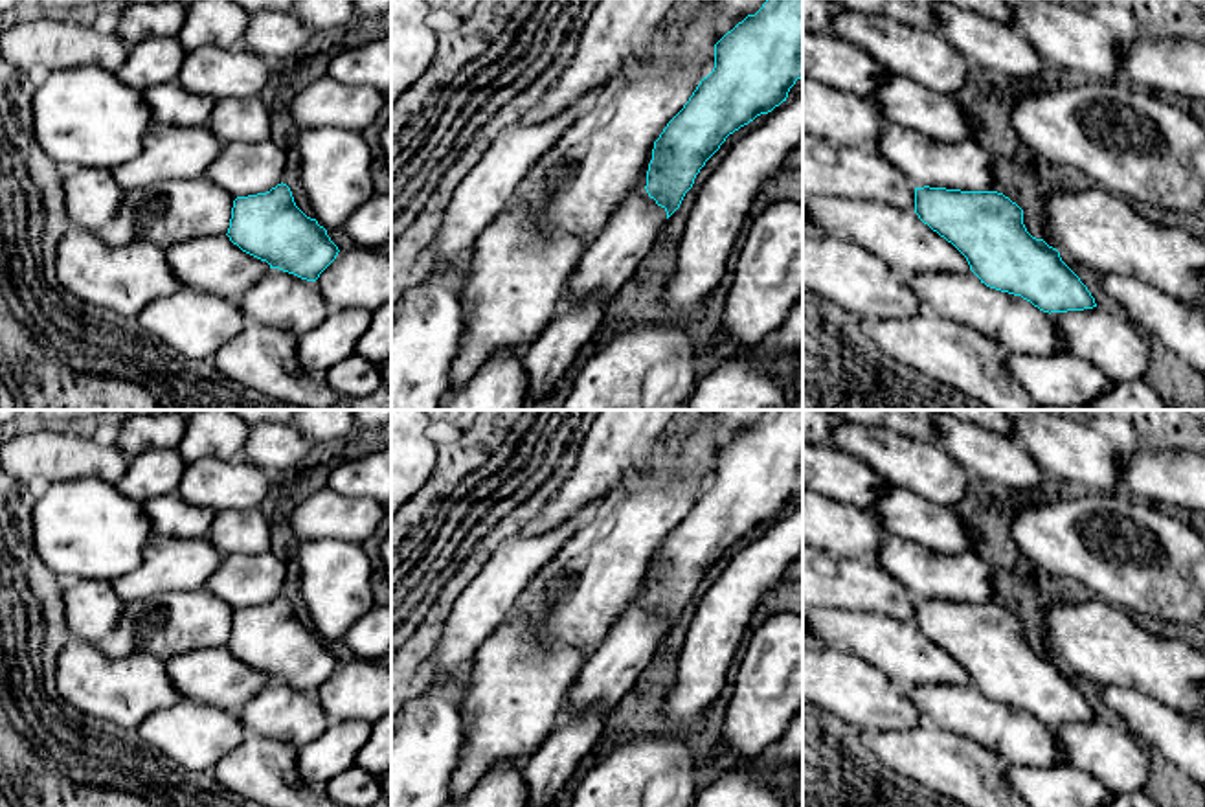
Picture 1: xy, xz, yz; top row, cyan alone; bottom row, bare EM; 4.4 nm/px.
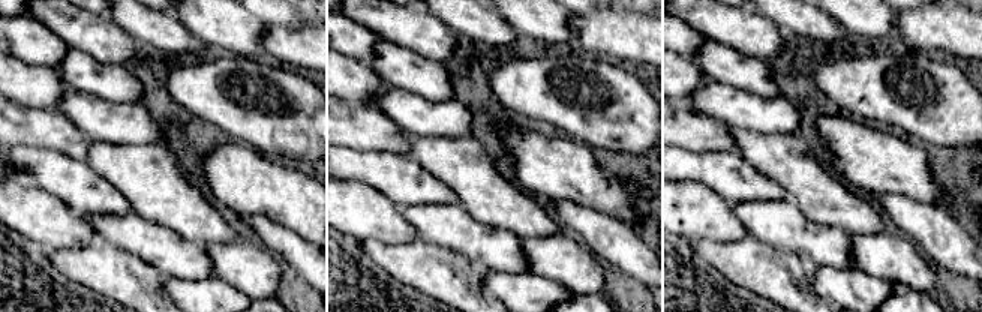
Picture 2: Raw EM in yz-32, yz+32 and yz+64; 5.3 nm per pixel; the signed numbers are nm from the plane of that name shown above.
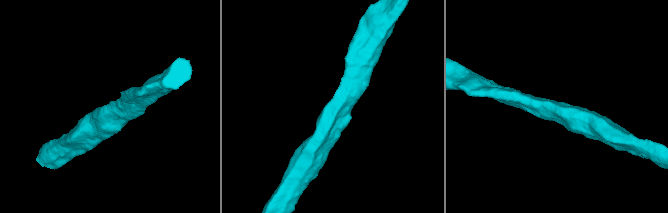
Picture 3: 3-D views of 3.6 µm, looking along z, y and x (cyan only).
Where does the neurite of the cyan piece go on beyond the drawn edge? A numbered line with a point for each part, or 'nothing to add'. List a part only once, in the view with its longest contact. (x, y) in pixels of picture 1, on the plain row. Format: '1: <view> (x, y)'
nothing to add

